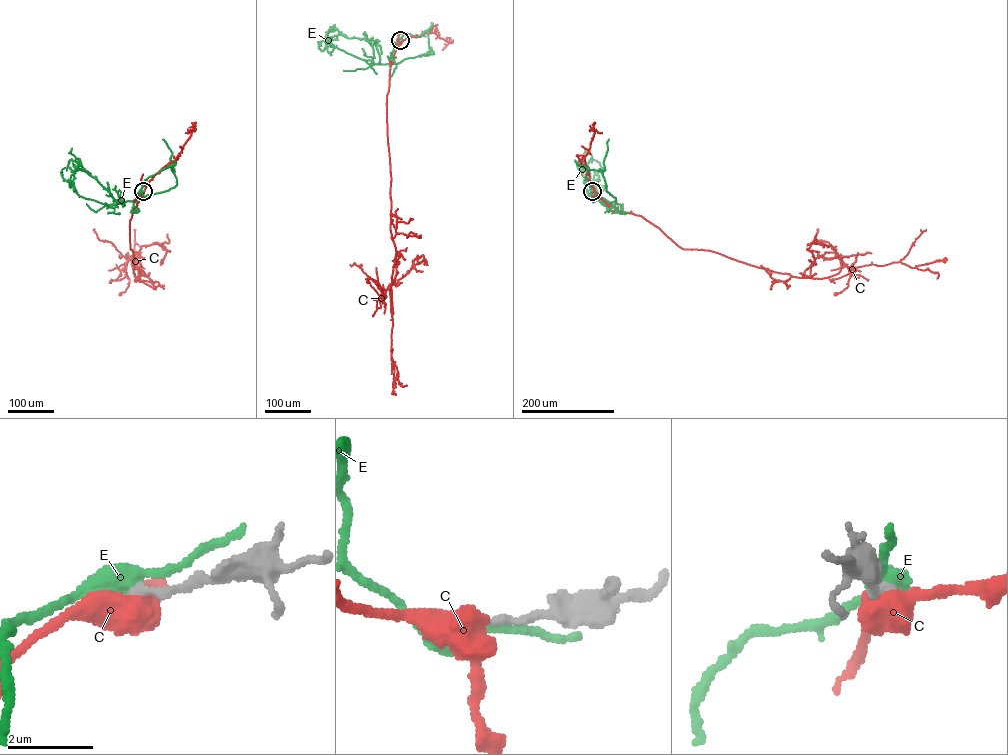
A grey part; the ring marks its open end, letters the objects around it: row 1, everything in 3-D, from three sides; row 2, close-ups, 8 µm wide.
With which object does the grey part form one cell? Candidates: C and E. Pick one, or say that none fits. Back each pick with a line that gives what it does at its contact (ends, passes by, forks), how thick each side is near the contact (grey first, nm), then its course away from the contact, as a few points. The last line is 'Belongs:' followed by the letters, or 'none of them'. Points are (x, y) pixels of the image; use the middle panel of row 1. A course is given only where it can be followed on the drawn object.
Belongs: none of them

